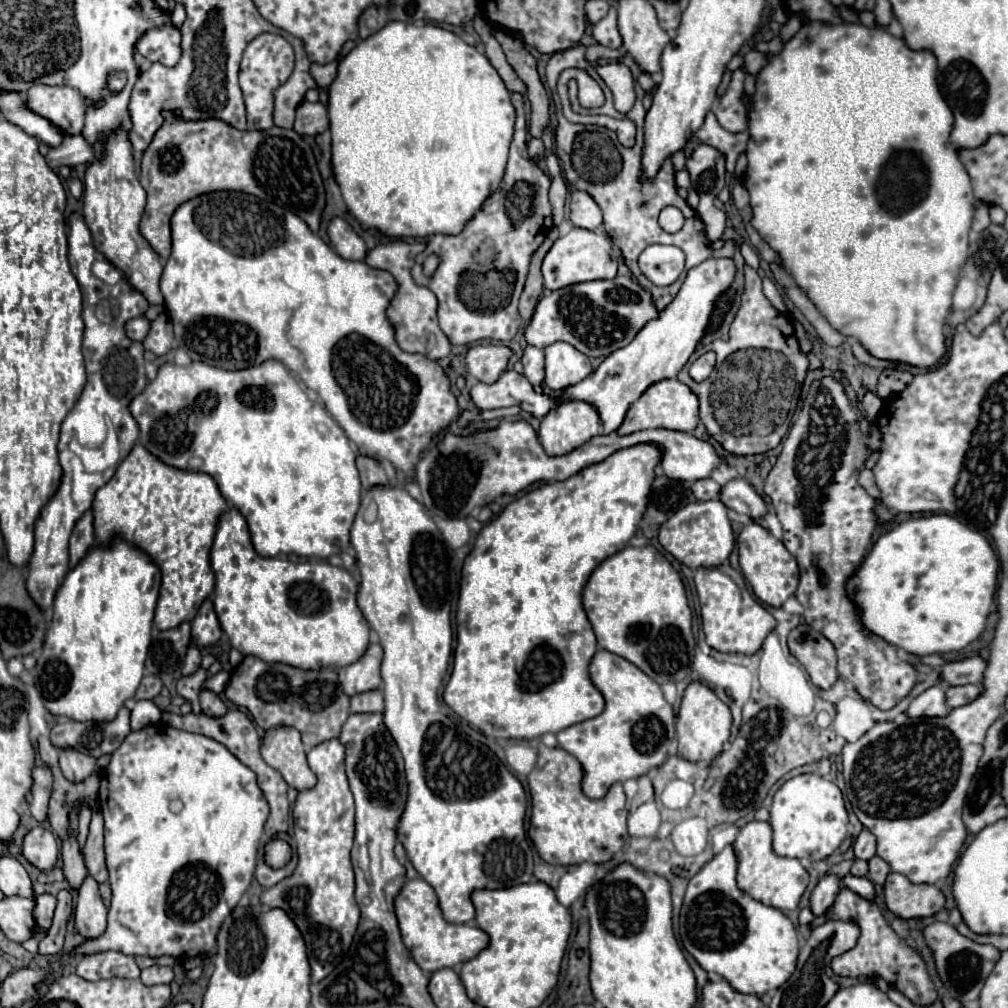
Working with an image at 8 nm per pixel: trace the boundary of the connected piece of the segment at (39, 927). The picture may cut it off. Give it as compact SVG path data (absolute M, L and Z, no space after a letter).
M44 894L44 896L36 898L36 906L34 906L34 920L36 920L34 934L36 936L44 934L50 928L52 916L54 916L54 908L56 908L56 898L54 896Z

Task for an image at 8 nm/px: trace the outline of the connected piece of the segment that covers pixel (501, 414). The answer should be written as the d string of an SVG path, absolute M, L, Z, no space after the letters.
M508 406L508 408L500 408L500 410L480 412L478 418L484 418L484 420L490 420L490 418L516 418L518 414L520 414L520 408L518 406Z

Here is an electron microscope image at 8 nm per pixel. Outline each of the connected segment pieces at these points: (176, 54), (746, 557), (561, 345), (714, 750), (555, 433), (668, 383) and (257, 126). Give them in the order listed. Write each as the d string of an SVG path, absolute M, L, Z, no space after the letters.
M168 16L164 26L148 30L142 36L142 40L138 40L136 48L150 62L160 62L168 68L174 68L174 64L178 64L178 60L182 56L180 42L182 42L180 28L172 26L172 20Z
M756 522L742 526L738 534L738 554L740 554L740 568L745 580L752 586L756 598L760 598L768 606L782 606L786 598L794 596L798 586L798 566L794 556L784 548L784 544L774 538L766 528Z
M554 342L546 350L546 386L552 392L560 392L566 386L578 384L592 374L592 364L588 356L578 352L566 342Z
M692 682L684 690L684 698L678 710L678 720L676 720L676 738L678 738L678 754L684 756L690 762L700 762L700 760L714 760L722 744L730 738L730 728L732 728L732 712L730 708L702 682Z
M566 402L550 410L538 430L540 442L550 456L562 456L600 434L596 410L586 402Z
M660 380L656 384L652 384L628 410L624 424L620 426L618 434L632 434L638 430L646 430L646 428L666 428L666 430L680 430L680 432L692 432L698 426L698 396L694 396L694 392L682 384L680 380Z
M262 34L254 38L242 58L240 64L240 88L244 92L246 110L248 110L248 130L264 130L272 126L272 92L288 80L294 68L294 52L292 46L278 34Z

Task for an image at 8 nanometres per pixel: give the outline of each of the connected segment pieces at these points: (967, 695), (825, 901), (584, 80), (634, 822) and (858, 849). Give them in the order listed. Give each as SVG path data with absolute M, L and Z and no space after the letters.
M966 684L966 686L950 686L946 690L946 706L948 708L960 708L964 704L970 704L984 692L982 684Z
M826 874L818 884L816 888L812 890L812 896L810 896L810 904L808 908L812 910L814 916L822 916L826 914L826 910L834 904L836 896L840 892L840 880L832 874Z
M576 72L578 79L575 79L578 85L578 100L586 108L598 108L604 102L604 94L600 86L586 74L586 72Z
M646 802L628 814L630 836L654 836L660 828L660 812L656 802Z
M866 828L856 836L854 844L852 844L854 856L860 860L870 860L876 856L876 838L874 834L870 834Z

